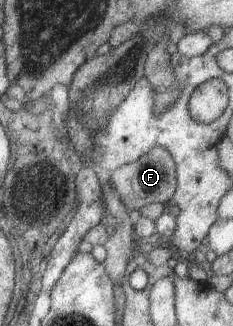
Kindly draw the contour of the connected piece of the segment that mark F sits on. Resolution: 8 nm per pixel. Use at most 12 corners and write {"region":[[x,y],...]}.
{"region":[[157,146],[111,170],[126,210],[167,203],[176,167]]}

